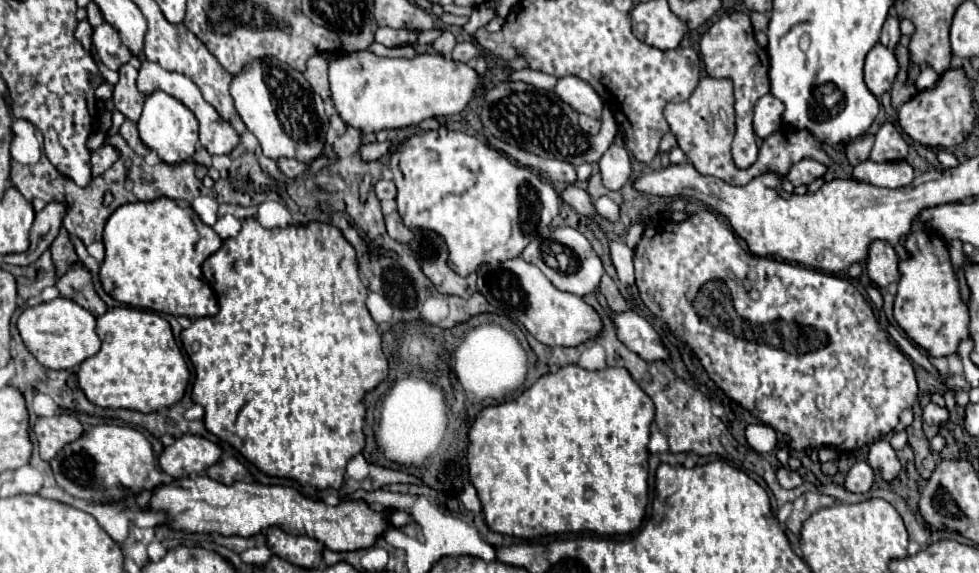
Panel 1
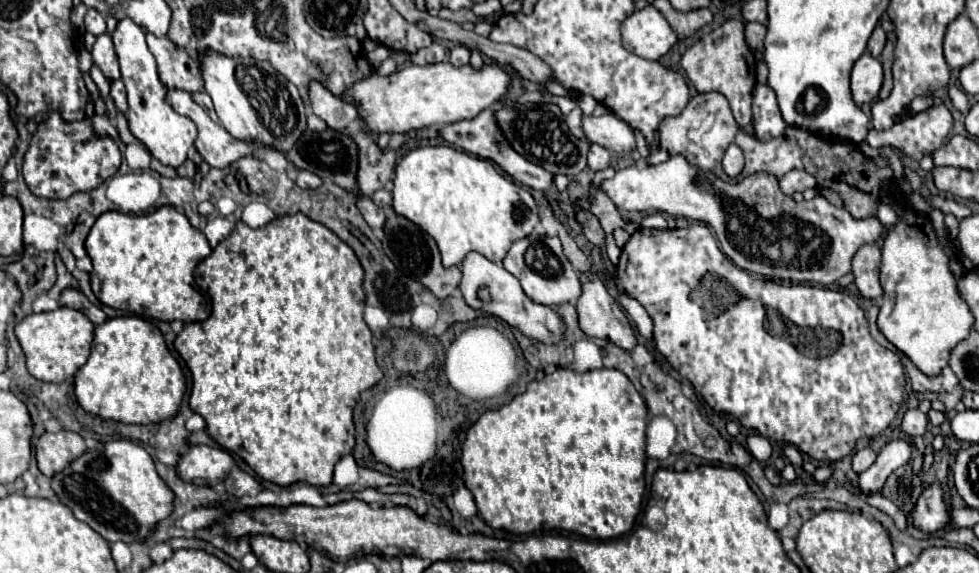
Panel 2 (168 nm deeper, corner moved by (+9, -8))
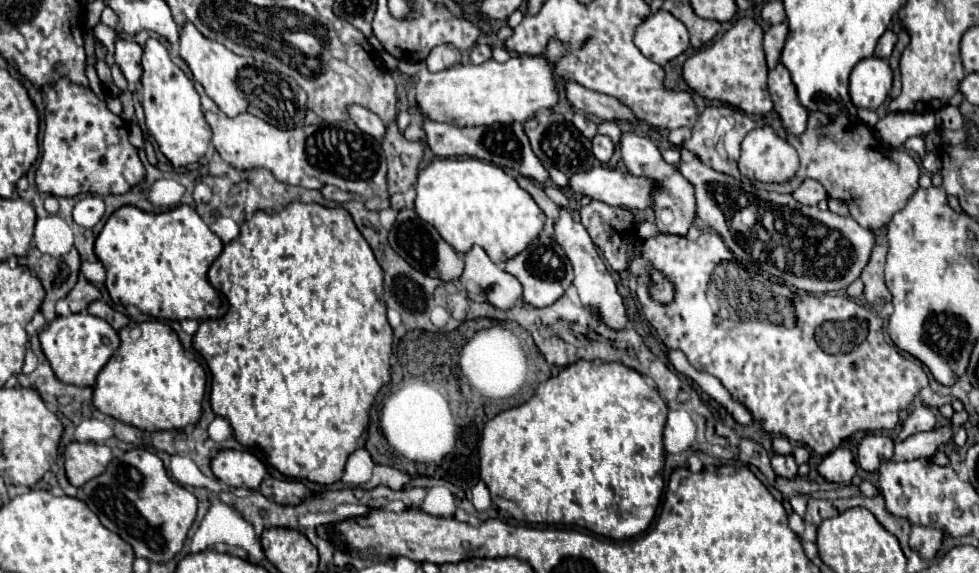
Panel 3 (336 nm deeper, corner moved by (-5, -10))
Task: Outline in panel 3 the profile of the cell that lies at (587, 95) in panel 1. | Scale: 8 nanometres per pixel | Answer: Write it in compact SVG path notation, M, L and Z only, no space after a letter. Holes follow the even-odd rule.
M625 132L621 138L621 154L623 154L623 164L627 166L627 170L633 176L649 178L655 184L651 190L651 200L653 200L651 208L655 212L655 224L657 224L659 232L685 236L697 218L693 184L687 178L683 178L683 174L677 170L677 166L667 164L663 160L657 144L651 138L639 136L635 132Z

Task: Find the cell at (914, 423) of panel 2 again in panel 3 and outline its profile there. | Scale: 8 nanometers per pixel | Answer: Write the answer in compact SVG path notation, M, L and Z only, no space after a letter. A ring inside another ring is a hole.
M919 406L901 422L901 432L897 434L897 440L905 440L917 432L933 430L935 428L935 414L927 406Z

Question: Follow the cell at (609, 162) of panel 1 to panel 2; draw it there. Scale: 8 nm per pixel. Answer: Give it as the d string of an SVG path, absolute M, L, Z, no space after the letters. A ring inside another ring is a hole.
M591 144L591 150L589 150L589 168L593 172L597 170L605 170L611 166L611 152L599 144Z

